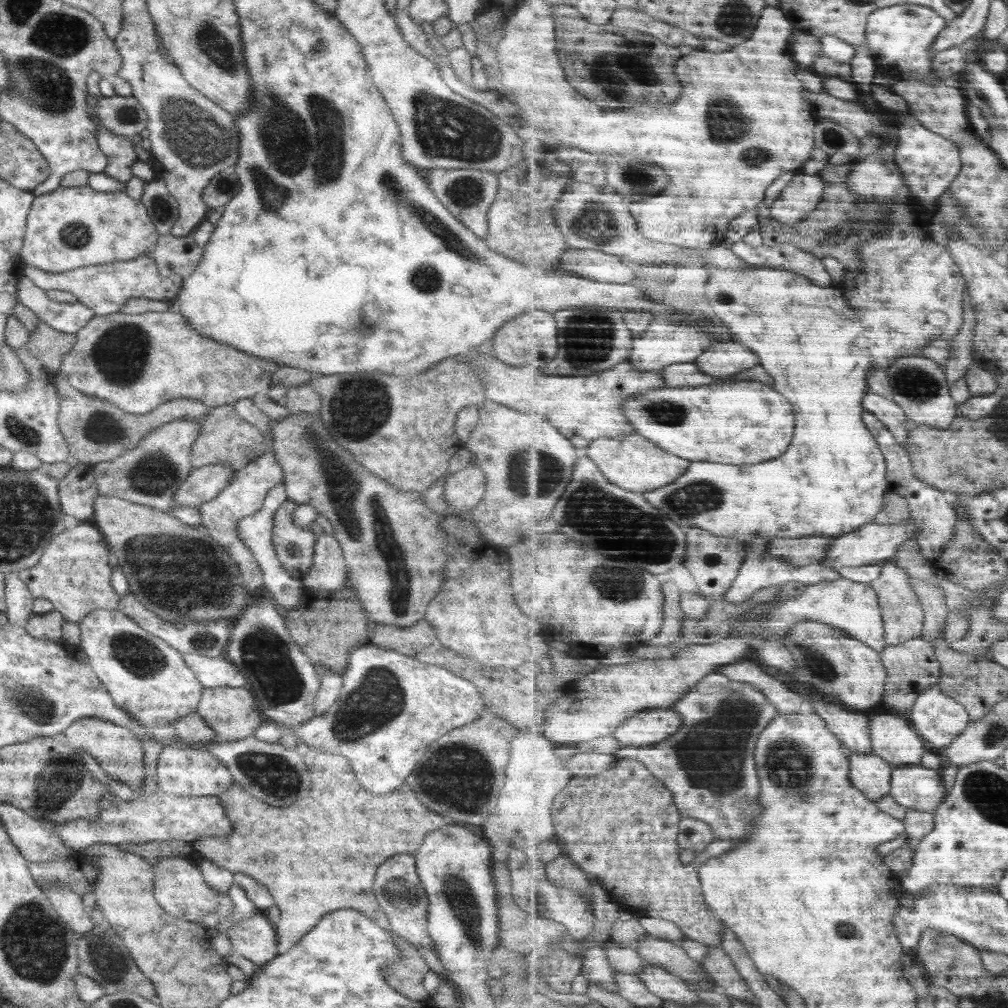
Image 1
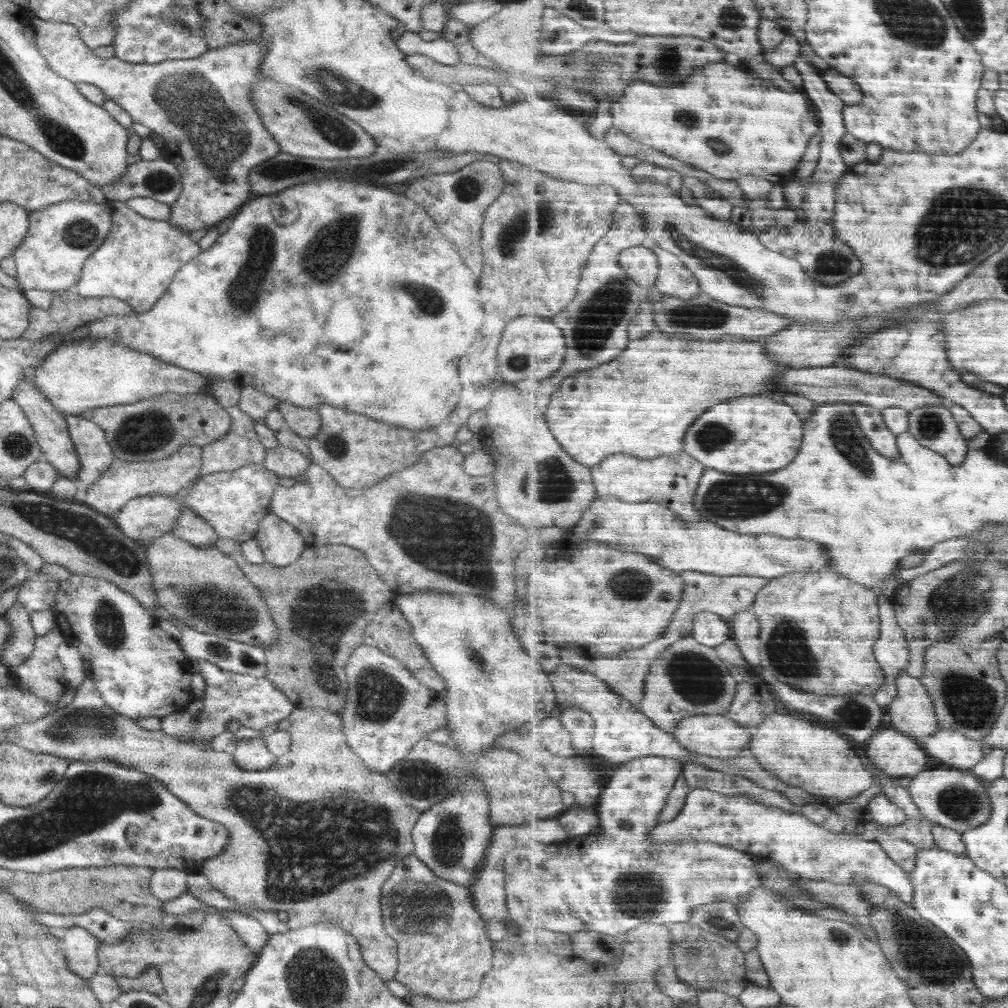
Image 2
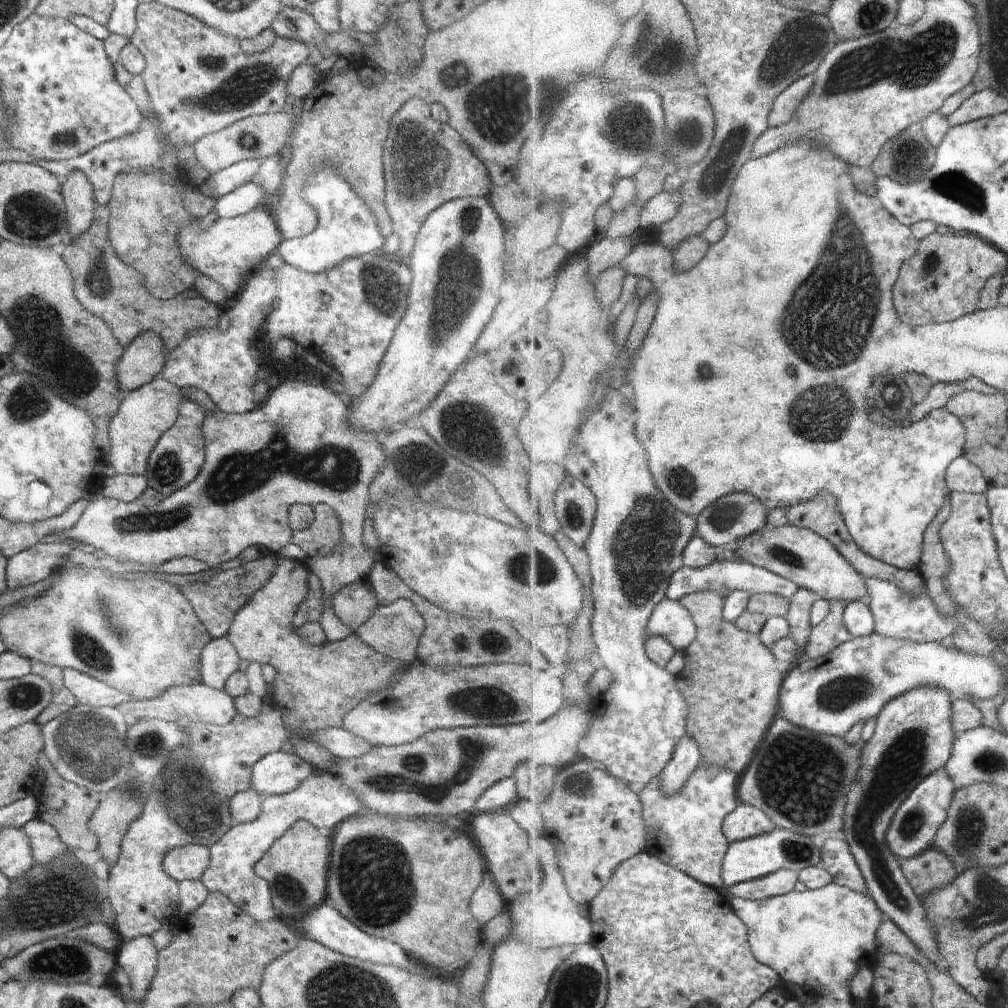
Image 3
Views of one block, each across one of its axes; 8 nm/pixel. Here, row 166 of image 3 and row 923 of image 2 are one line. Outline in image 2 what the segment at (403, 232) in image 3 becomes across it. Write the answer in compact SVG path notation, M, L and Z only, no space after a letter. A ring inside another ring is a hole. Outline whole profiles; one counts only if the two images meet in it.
M404 856L402 860L398 860L398 866L394 868L392 876L384 882L384 888L382 888L382 916L384 916L383 925L385 931L396 941L397 944L397 957L398 957L398 968L395 979L406 985L411 994L406 996L404 1000L410 1002L414 995L422 995L425 997L433 998L434 1000L448 1001L448 1002L460 1002L461 1000L468 1000L470 997L475 997L478 994L482 977L492 968L496 968L501 957L499 952L496 952L488 940L488 934L486 934L486 928L484 928L484 922L478 910L474 906L471 898L471 892L468 887L462 887L458 884L454 884L448 880L444 880L432 873L421 860L414 856Z

